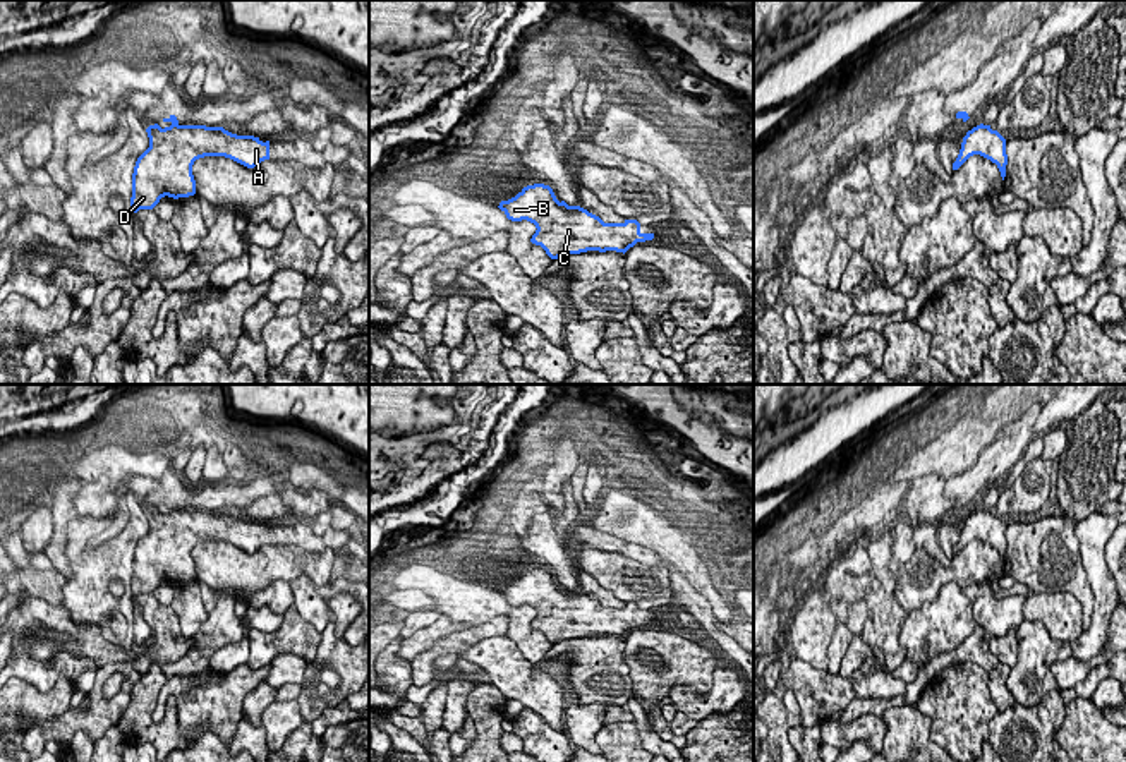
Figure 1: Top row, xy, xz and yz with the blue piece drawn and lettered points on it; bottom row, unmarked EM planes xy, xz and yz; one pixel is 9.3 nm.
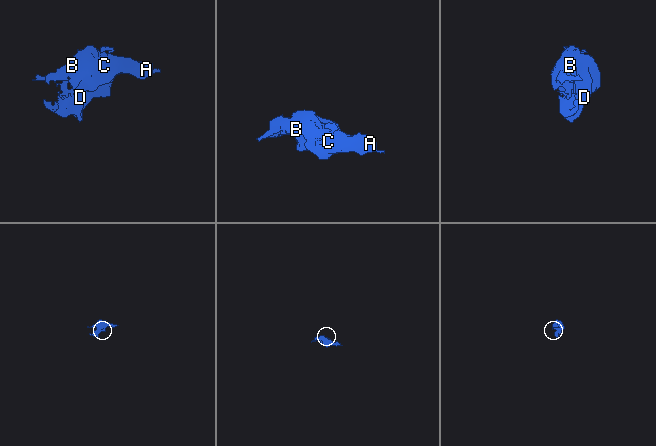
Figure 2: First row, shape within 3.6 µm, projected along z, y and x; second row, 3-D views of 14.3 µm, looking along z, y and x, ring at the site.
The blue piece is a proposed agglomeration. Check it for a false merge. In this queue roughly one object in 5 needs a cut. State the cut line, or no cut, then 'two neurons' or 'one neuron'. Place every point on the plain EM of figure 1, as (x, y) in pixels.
no cut; one neuron

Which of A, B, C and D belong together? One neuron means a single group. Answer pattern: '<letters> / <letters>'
A B C D

